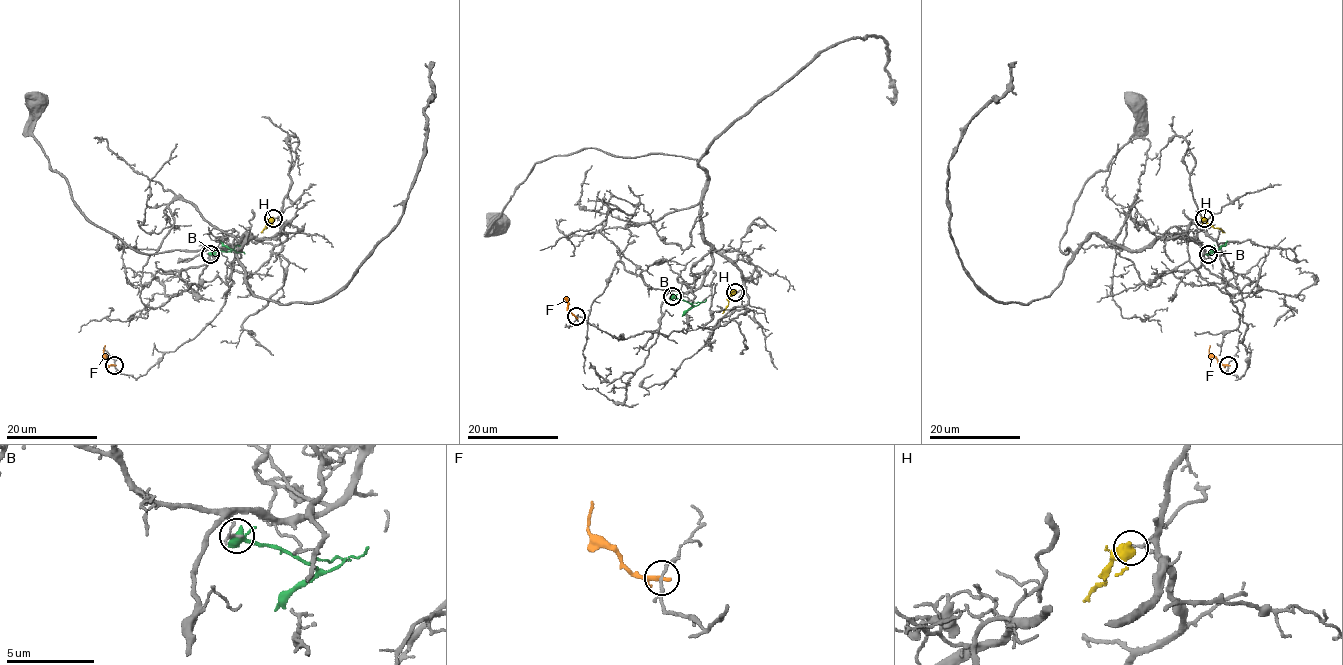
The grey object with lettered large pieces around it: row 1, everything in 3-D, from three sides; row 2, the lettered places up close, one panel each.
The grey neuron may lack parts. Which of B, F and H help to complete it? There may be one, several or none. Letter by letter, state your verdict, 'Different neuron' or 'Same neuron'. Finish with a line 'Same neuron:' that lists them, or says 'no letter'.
B: Different neuron
F: Different neuron
H: Different neuron
Same neuron: no letter

